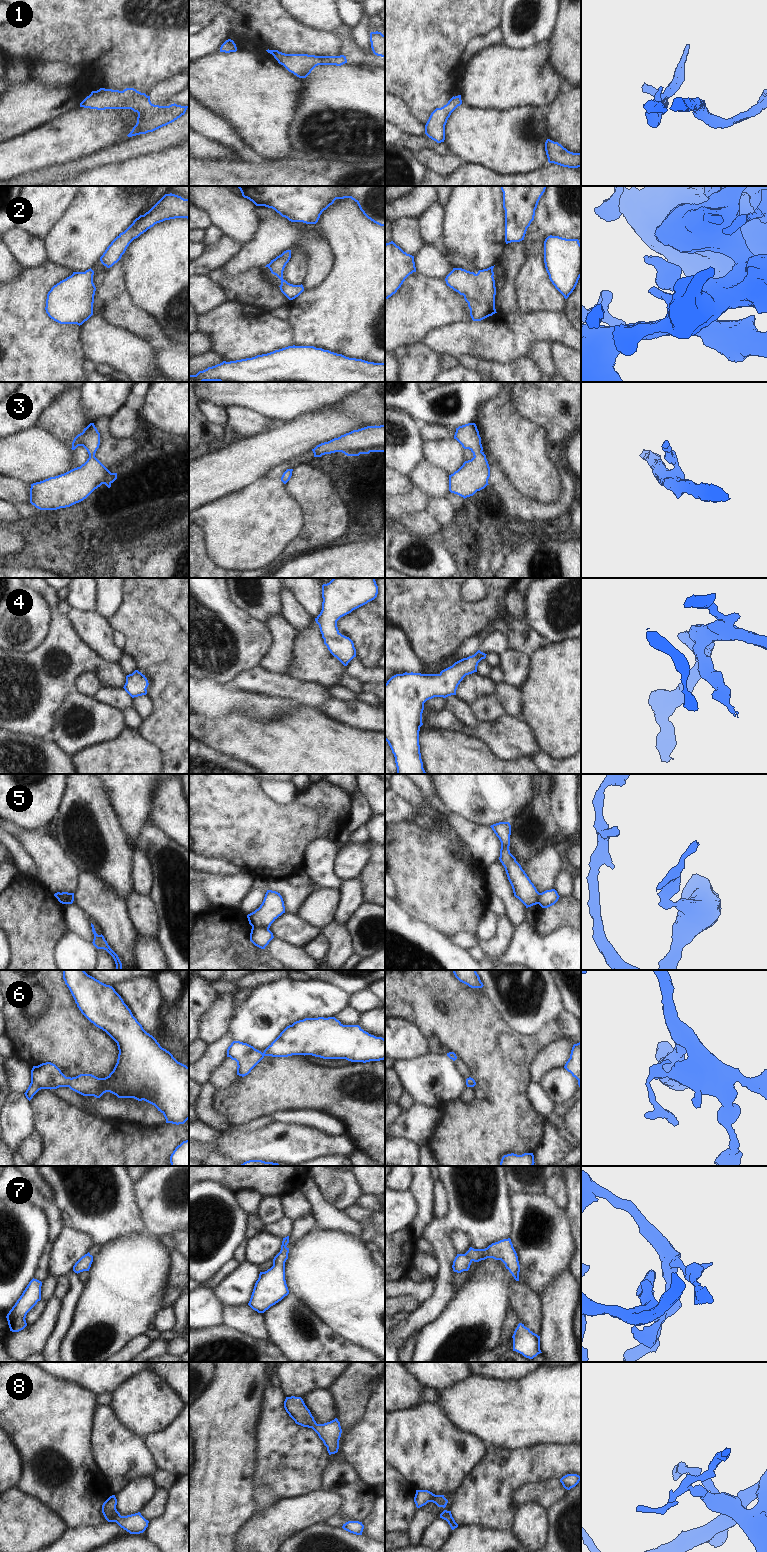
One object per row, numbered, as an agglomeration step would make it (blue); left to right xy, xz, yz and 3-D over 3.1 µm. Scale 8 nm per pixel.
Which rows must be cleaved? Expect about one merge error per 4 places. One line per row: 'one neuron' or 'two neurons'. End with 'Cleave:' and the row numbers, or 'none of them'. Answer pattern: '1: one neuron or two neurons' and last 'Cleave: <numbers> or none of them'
1: one neuron
2: one neuron
3: one neuron
4: one neuron
5: two neurons
6: one neuron
7: two neurons
8: one neuron
Cleave: 5, 7

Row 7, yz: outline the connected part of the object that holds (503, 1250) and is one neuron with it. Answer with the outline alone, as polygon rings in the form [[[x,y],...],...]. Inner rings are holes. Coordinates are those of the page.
[[[510,1238],[492,1243],[485,1249],[474,1249],[470,1247],[465,1254],[474,1262],[479,1262],[487,1258],[501,1260],[514,1279],[519,1281],[520,1265]]]

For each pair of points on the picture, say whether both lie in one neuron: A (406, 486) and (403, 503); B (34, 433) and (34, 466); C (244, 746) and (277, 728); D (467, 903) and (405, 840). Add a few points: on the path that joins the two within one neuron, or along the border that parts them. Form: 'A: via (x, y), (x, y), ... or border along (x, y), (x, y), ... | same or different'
A: border along (414, 487), (407, 494), (395, 495) | different
B: via (34, 441), (34, 458) | same
C: via (252, 742), (263, 742), (269, 736) | same
D: via (451, 887), (420, 856) | same

